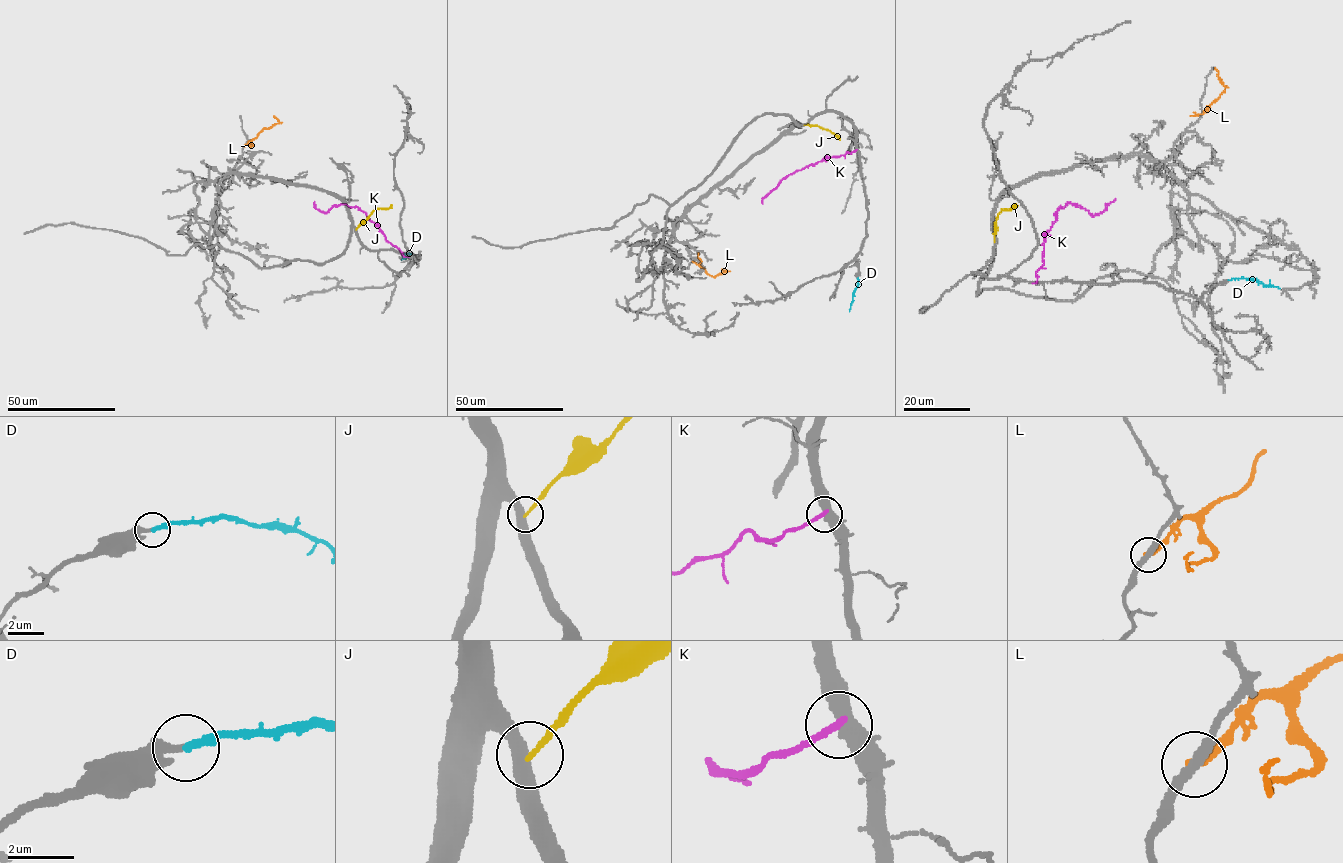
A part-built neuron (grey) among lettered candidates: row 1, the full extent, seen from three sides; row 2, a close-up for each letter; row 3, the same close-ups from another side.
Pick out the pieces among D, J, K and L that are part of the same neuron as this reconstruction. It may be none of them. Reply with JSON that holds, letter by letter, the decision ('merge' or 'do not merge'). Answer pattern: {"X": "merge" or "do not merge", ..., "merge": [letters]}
{"D": "merge", "J": "do not merge", "K": "do not merge", "L": "do not merge", "merge": ["D"]}

